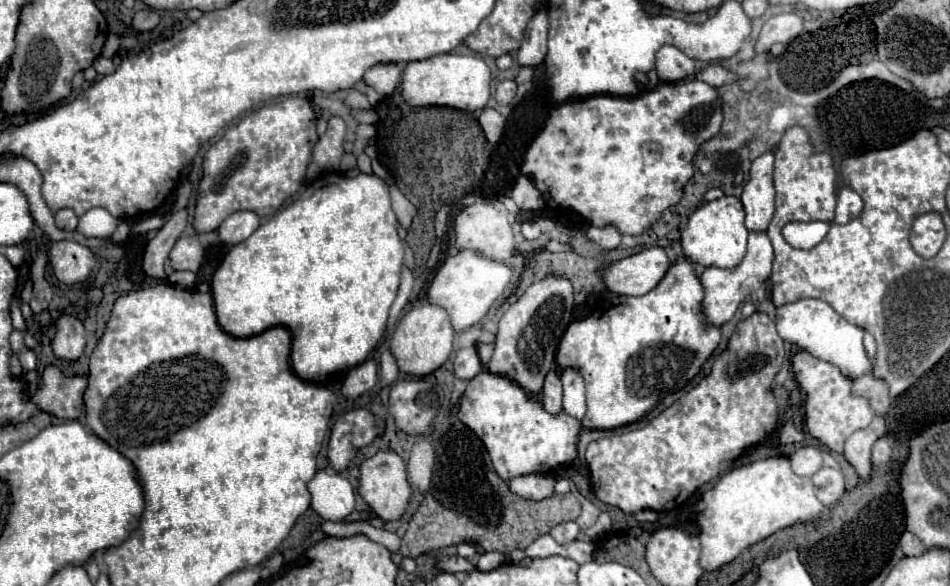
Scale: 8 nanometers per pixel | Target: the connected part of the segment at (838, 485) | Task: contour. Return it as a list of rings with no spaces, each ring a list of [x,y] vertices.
[[[823,467],[811,477],[815,485],[815,495],[823,505],[833,505],[845,493],[843,473],[839,469]]]

